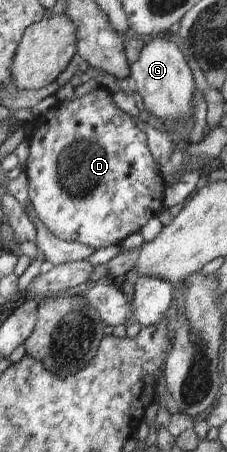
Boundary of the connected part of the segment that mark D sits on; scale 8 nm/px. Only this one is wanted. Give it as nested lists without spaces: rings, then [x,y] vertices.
[[[99,85],[89,93],[82,95],[82,97],[73,97],[72,99],[59,101],[47,112],[43,113],[40,127],[33,127],[31,136],[28,138],[29,155],[24,169],[27,173],[30,203],[33,205],[37,216],[42,220],[45,228],[61,240],[86,244],[95,247],[97,250],[112,244],[120,245],[128,235],[140,231],[151,217],[158,216],[164,208],[163,199],[166,188],[160,166],[153,158],[152,152],[148,147],[146,134],[138,129],[138,125],[130,114],[120,110],[112,102],[111,95],[112,93],[106,87]]]

